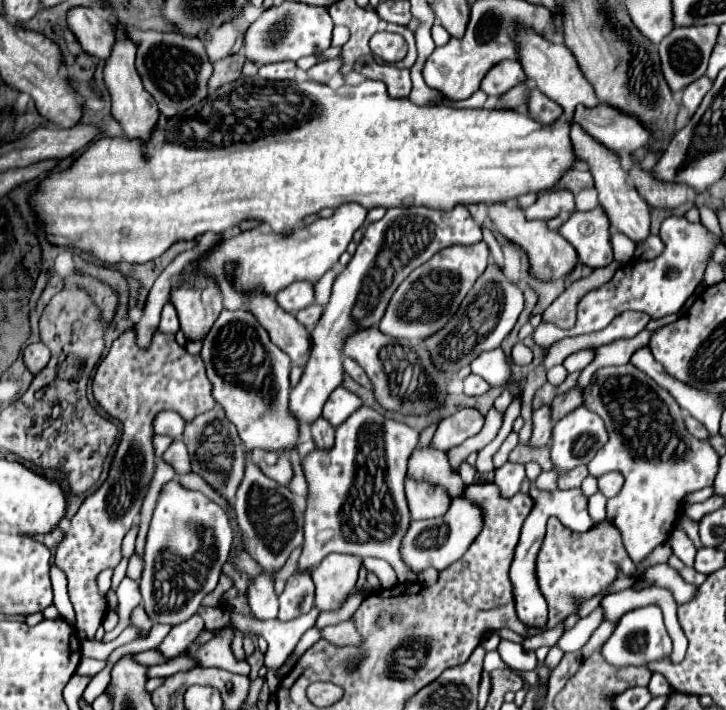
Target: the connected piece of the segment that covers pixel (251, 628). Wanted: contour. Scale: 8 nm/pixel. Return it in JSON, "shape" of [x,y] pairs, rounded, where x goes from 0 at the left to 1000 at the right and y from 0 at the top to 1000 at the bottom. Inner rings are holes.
{"shape":[[[431,855],[423,866],[415,866],[404,875],[384,875],[384,872],[373,872],[373,875],[346,875],[337,866],[326,866],[318,863],[318,877],[324,877],[324,883],[335,892],[348,892],[348,894],[362,894],[365,903],[371,906],[371,914],[365,920],[365,937],[371,939],[368,948],[368,962],[373,976],[382,973],[384,959],[376,951],[376,945],[382,939],[387,939],[393,934],[393,928],[401,923],[401,917],[406,914],[406,908],[412,906],[415,894],[431,883],[434,872],[437,872],[439,861]]]}

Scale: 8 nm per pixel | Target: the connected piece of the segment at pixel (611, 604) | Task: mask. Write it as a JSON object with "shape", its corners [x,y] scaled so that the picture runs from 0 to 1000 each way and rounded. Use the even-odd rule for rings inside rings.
{"shape":[[[888,827],[888,830],[861,830],[853,835],[842,835],[833,838],[833,844],[828,846],[828,861],[831,861],[831,872],[833,875],[850,875],[855,872],[861,863],[872,861],[875,855],[886,855],[886,852],[905,852],[910,855],[913,866],[916,866],[916,883],[919,892],[927,897],[927,920],[924,920],[924,934],[938,934],[938,928],[944,925],[946,917],[946,897],[933,875],[933,849],[924,844],[927,838],[921,838],[921,832],[916,830],[902,830],[902,827]]]}

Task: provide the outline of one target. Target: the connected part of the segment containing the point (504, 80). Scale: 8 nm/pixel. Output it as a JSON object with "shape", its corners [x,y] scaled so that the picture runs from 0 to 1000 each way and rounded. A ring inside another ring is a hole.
{"shape":[[[687,89],[685,94],[679,94],[679,100],[674,100],[674,106],[668,106],[665,117],[663,117],[663,128],[671,134],[685,134],[690,137],[693,131],[698,131],[701,125],[707,125],[715,117],[723,117],[723,100],[718,94],[718,89]]]}

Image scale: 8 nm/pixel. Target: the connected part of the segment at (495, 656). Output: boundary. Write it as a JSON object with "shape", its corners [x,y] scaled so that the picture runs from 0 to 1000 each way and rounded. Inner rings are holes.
{"shape":[[[674,917],[674,920],[668,923],[668,937],[665,937],[665,942],[668,942],[671,948],[676,948],[676,945],[682,945],[682,942],[698,942],[698,945],[701,945],[701,937],[696,937],[696,931],[687,928],[687,920],[685,920],[685,917]]]}

